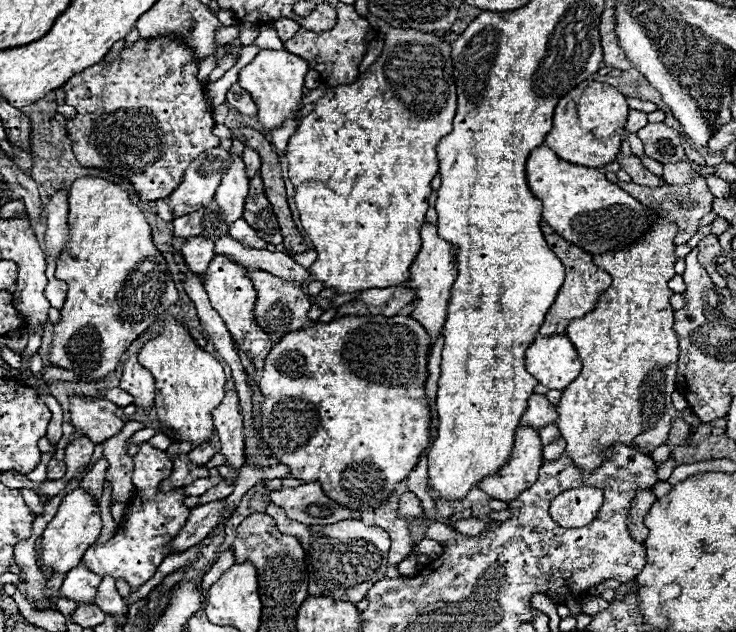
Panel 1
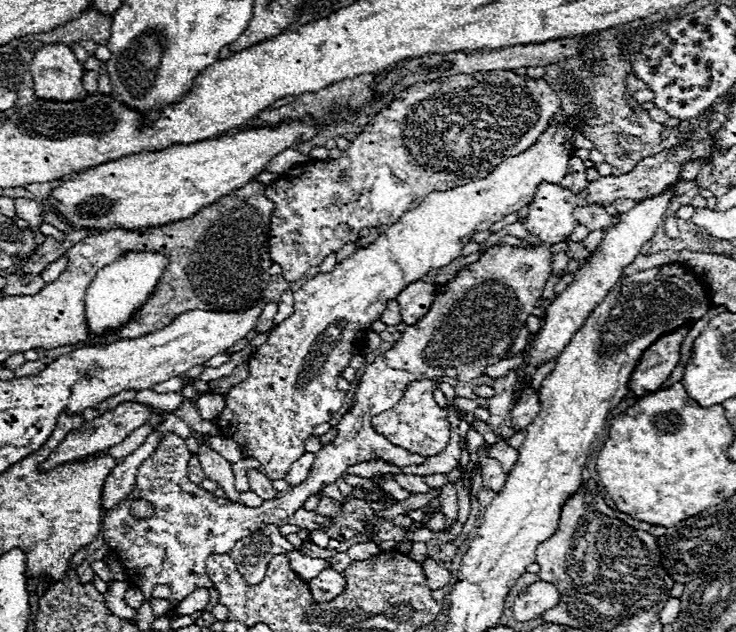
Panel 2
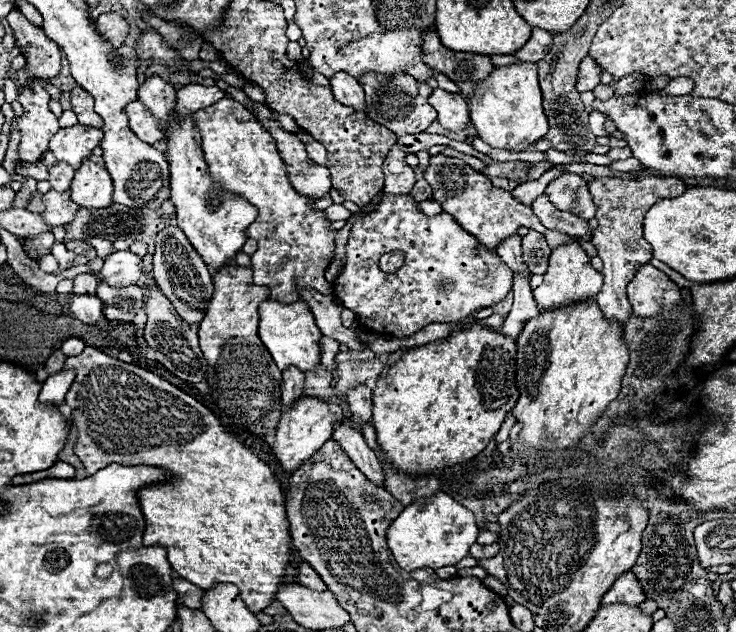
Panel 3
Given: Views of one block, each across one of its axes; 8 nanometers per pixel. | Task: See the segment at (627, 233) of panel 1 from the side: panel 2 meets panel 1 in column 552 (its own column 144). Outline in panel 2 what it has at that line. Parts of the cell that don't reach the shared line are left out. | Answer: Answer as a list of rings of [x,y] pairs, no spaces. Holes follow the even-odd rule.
[[[310,120],[280,124],[276,128],[260,128],[260,130],[258,128],[240,128],[234,134],[222,136],[218,140],[202,140],[196,144],[174,144],[160,152],[140,152],[140,154],[124,156],[120,160],[112,160],[102,166],[84,170],[66,182],[60,182],[52,190],[48,204],[64,222],[68,222],[76,230],[80,230],[80,228],[104,230],[110,224],[116,224],[124,230],[142,230],[142,228],[164,226],[168,222],[190,218],[200,208],[216,202],[218,198],[226,196],[234,188],[246,186],[248,182],[252,182],[254,176],[264,172],[266,164],[276,154],[280,154],[282,150],[286,150],[290,146],[310,140],[318,132],[316,128],[318,126]]]

